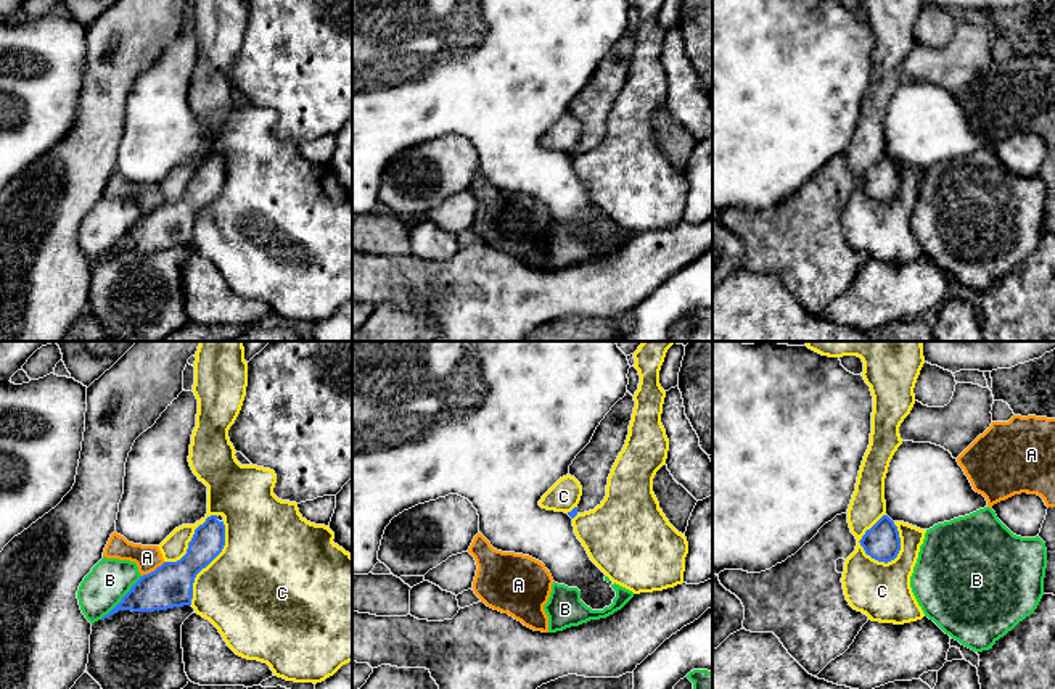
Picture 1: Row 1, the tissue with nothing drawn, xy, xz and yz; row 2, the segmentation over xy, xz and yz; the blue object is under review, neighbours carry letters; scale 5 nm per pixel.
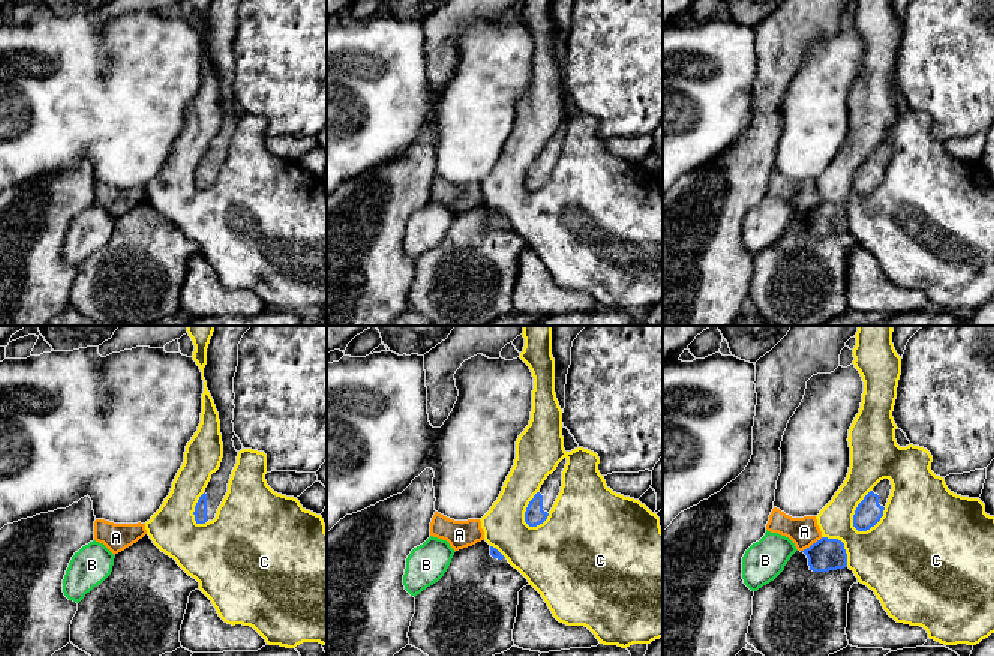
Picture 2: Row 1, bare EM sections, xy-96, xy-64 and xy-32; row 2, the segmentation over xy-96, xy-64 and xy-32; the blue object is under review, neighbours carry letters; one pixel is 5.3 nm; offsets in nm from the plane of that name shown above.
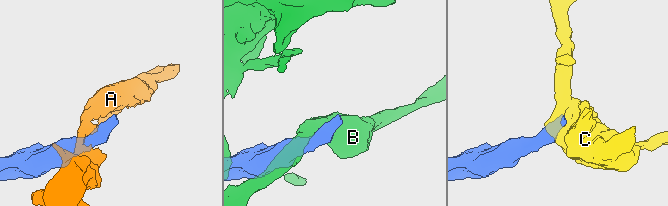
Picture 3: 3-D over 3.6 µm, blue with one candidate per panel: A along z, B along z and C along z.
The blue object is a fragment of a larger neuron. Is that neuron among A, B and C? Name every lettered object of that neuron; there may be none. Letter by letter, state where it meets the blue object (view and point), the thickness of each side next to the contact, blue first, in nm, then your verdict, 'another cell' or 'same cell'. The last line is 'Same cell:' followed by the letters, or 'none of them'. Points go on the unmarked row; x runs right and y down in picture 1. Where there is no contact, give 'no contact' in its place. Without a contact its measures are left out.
A: xy (155, 210) | 220/130 nm | another cell
B: xy (123, 237) | 220/220 nm | another cell
C: yz (859, 181) | 180/280 nm | another cell
Same cell: none of them

